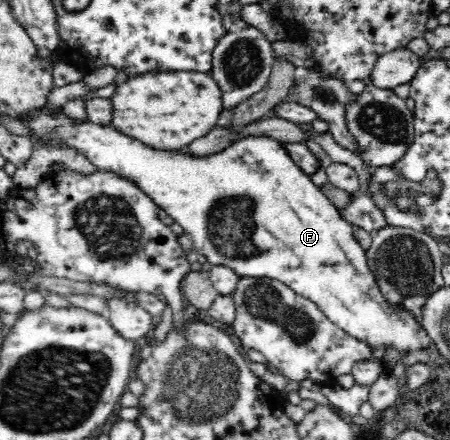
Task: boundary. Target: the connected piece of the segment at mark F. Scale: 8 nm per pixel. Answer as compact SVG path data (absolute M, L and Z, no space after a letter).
M43 104L41 107L31 108L26 114L22 115L22 122L28 129L26 135L33 147L44 143L50 147L64 147L64 149L72 149L76 153L80 153L87 161L90 161L99 172L111 172L127 181L136 185L153 203L156 203L160 209L168 213L175 223L179 223L184 229L184 233L189 233L193 239L193 243L202 253L207 257L207 261L213 265L226 265L235 270L239 277L269 277L270 279L281 281L287 285L295 294L313 301L313 304L319 308L323 316L331 321L338 329L347 332L351 337L364 342L369 348L378 350L395 350L403 356L411 355L416 351L429 351L432 341L428 336L427 331L420 325L420 321L416 316L402 305L392 305L380 291L376 278L373 275L372 269L369 267L366 250L363 249L356 237L353 235L352 226L341 217L340 210L336 205L330 201L322 190L313 183L308 174L305 174L298 167L287 149L280 144L279 141L269 137L245 137L241 141L235 142L233 145L222 149L221 152L209 154L206 156L197 156L186 148L178 150L162 150L149 147L141 143L141 141L121 133L116 127L111 124L95 124L91 120L75 120L71 116L67 116L64 110L55 110L49 108L49 104Z

